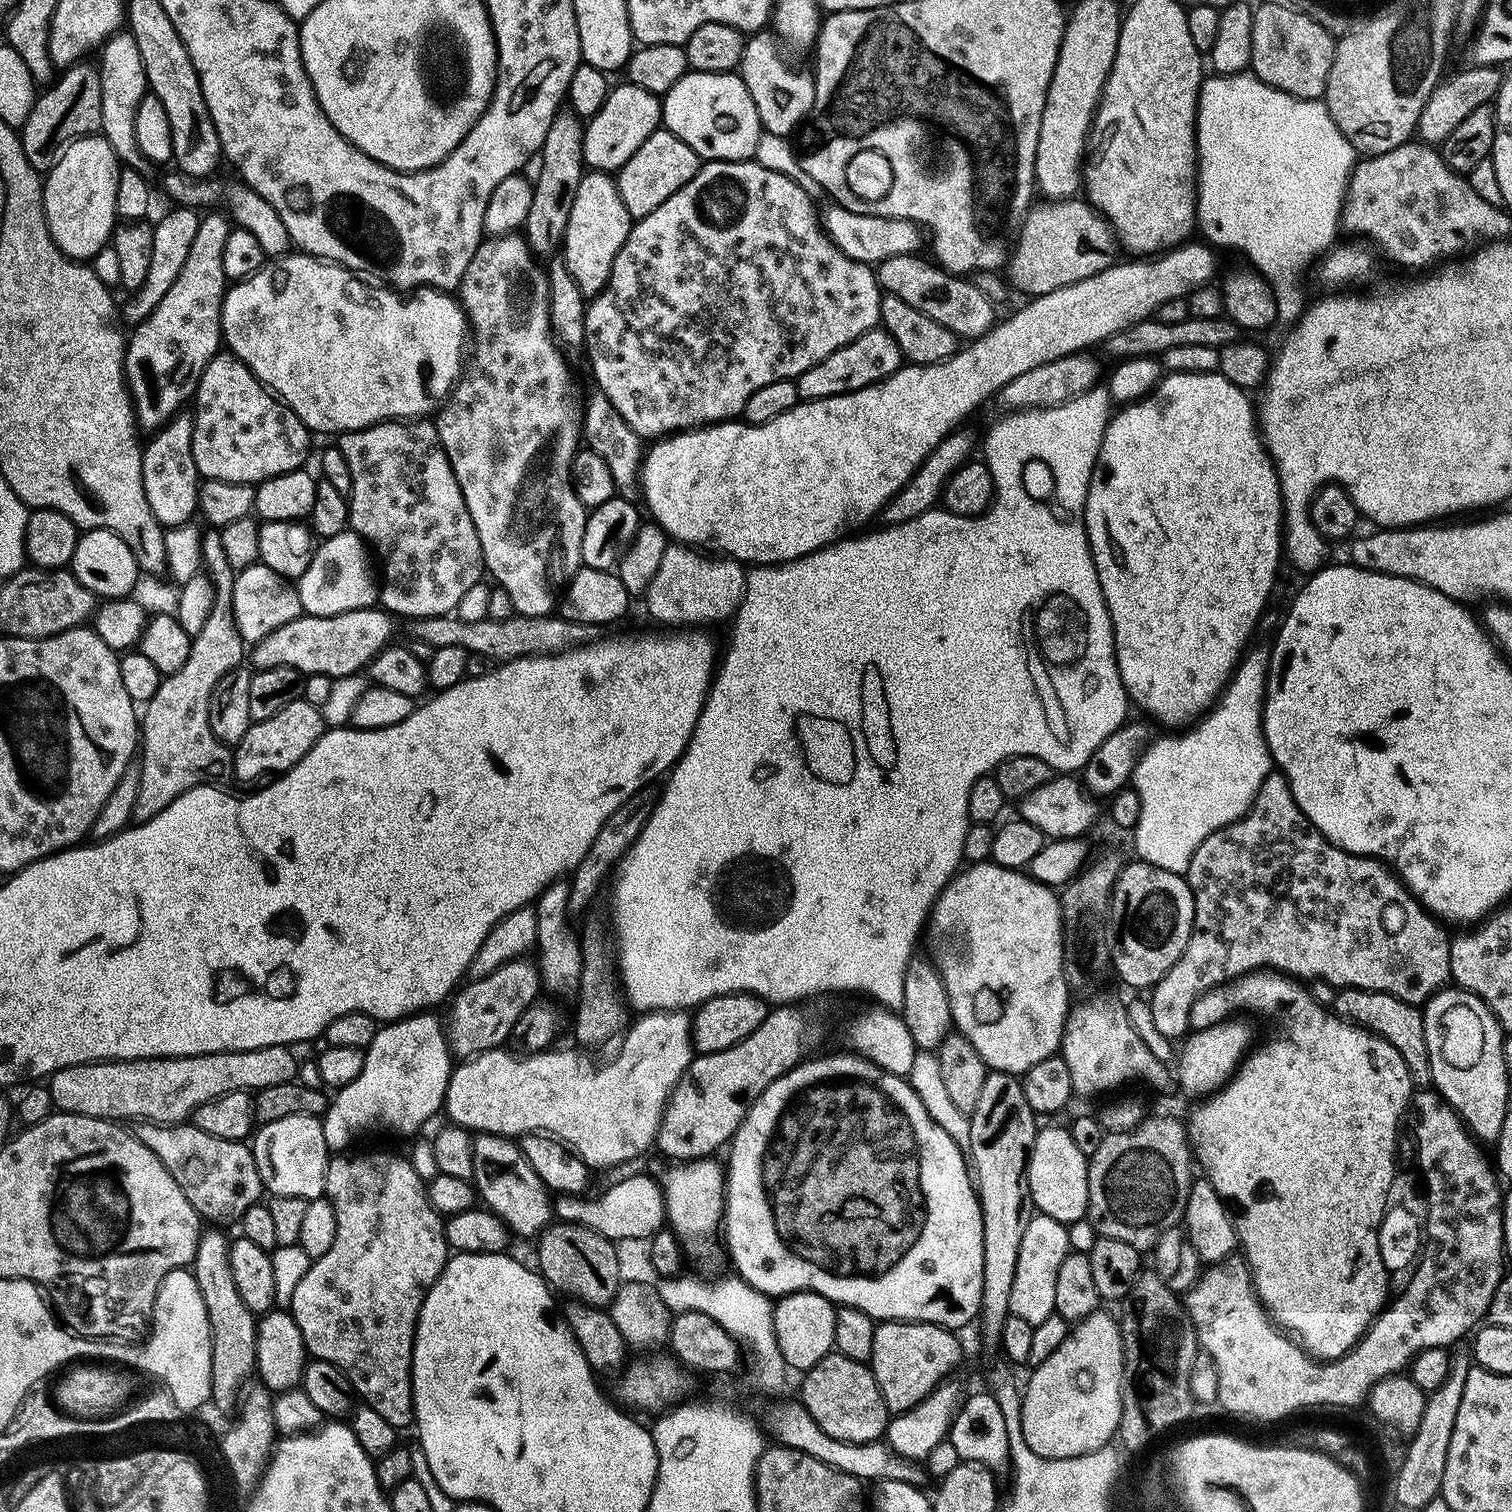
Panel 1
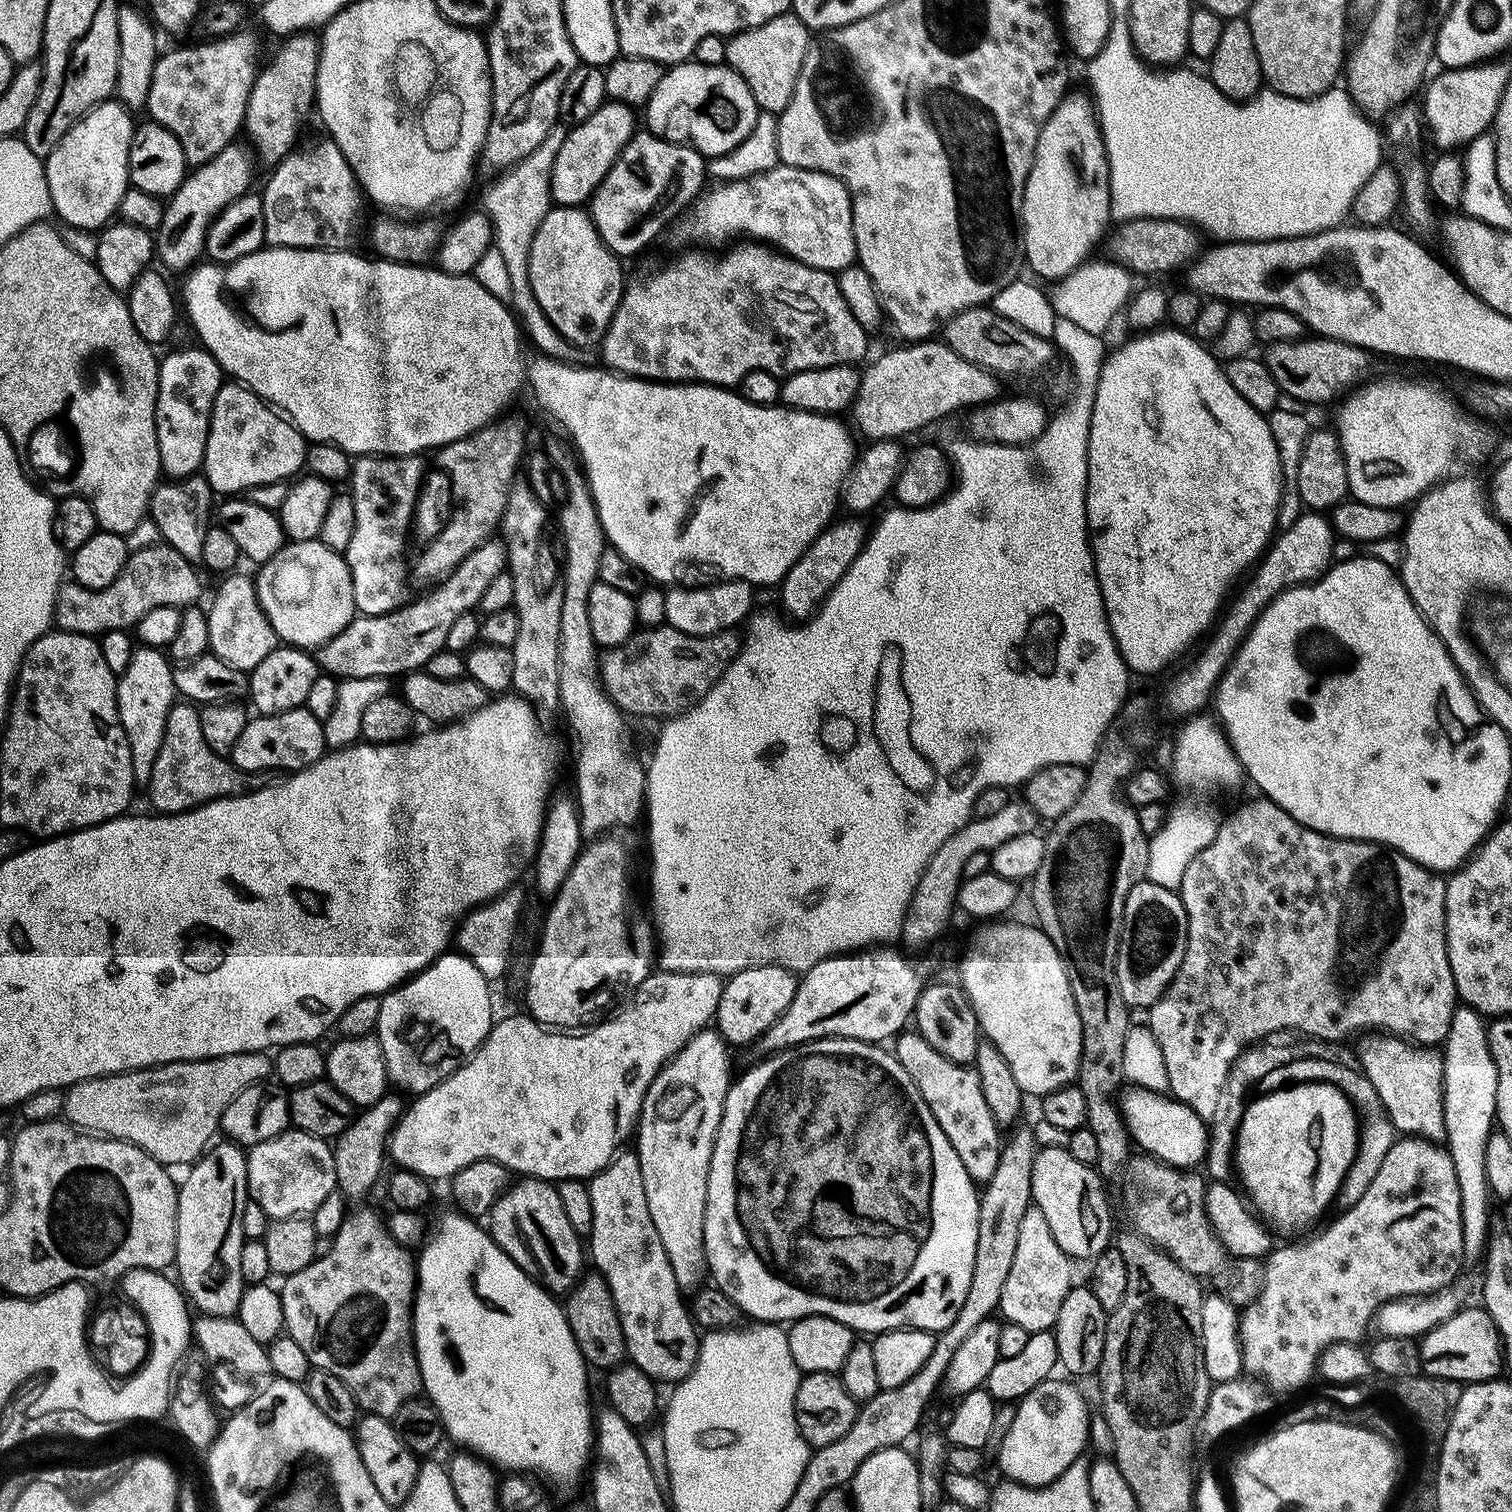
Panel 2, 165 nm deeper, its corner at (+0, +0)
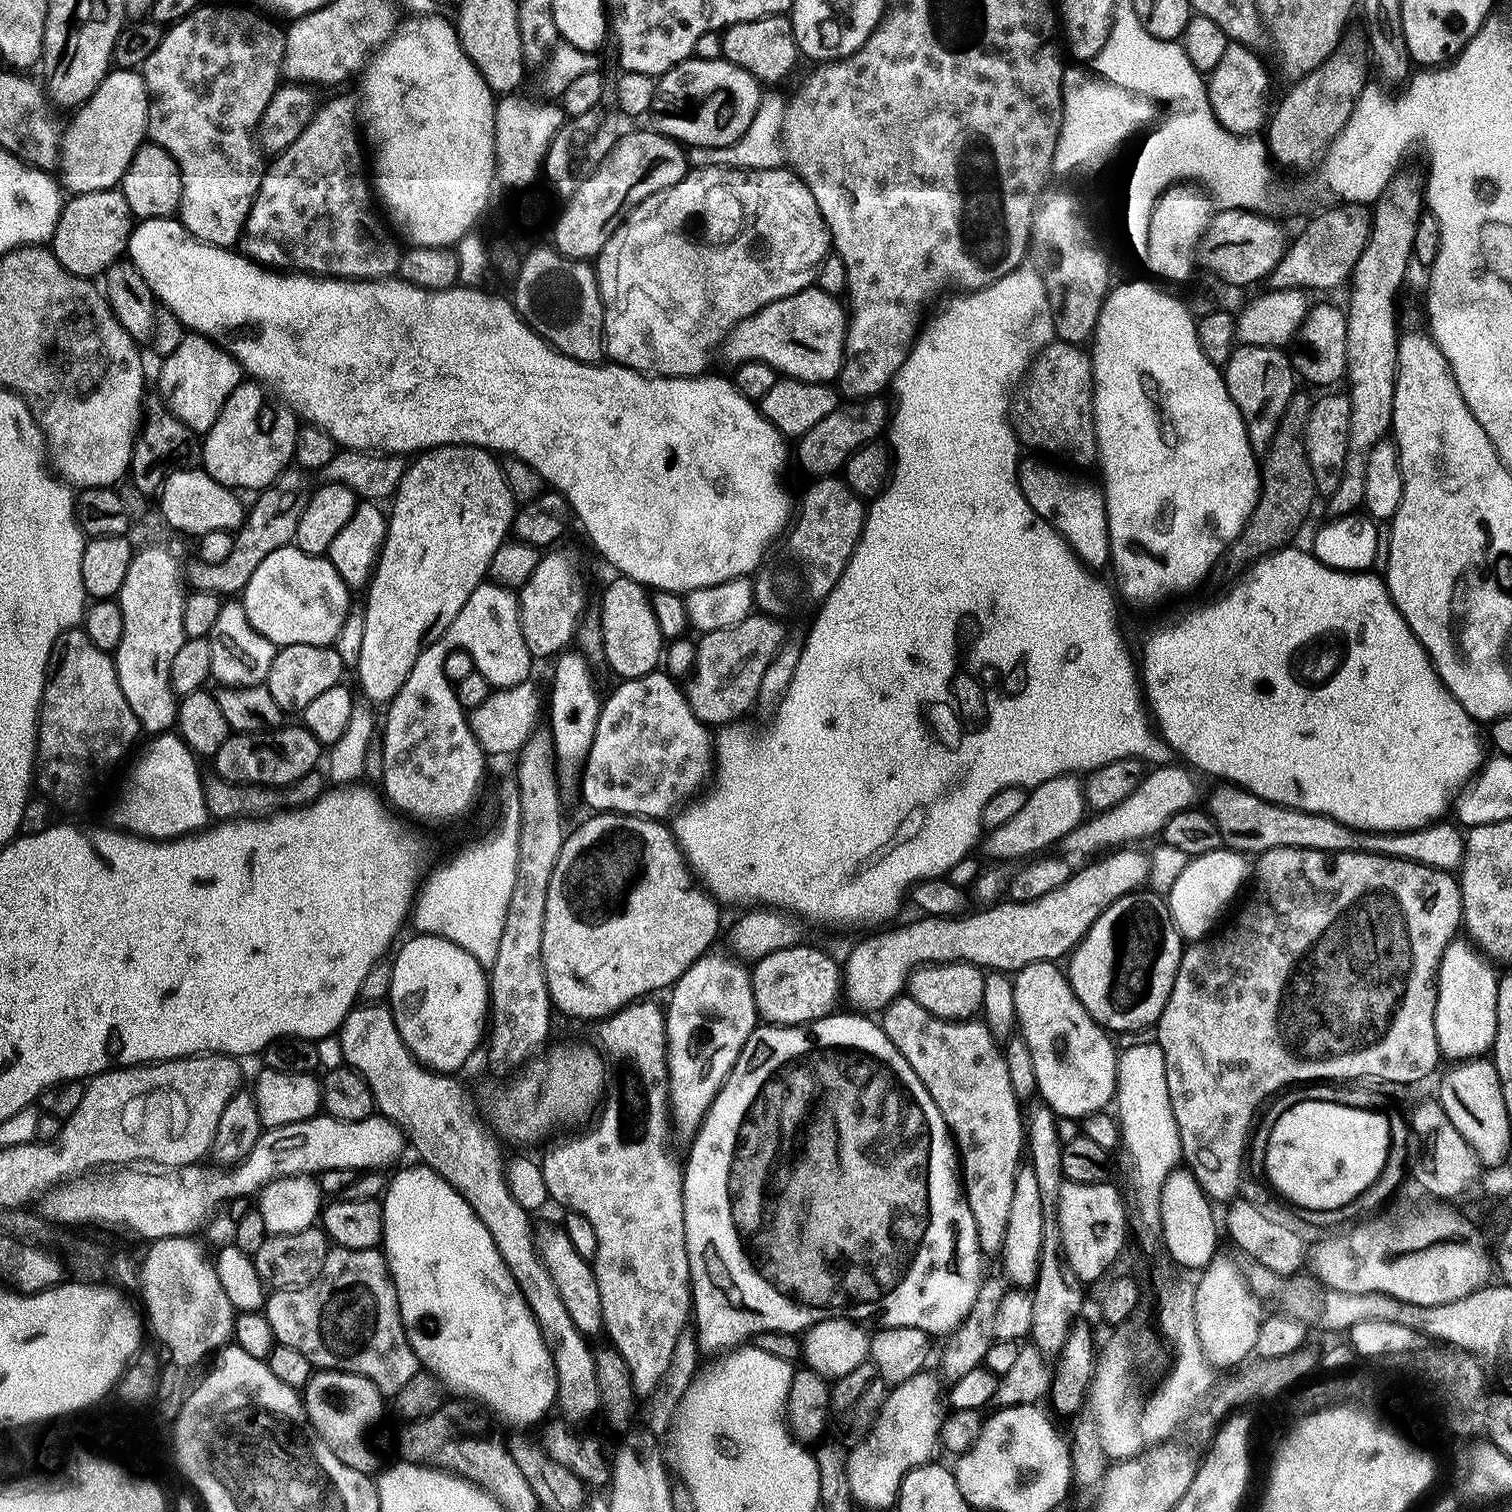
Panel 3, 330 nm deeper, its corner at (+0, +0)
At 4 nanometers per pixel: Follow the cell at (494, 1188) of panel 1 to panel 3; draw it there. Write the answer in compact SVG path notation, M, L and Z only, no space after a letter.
M540 1224L534 1228L536 1234L536 1249L546 1266L550 1270L550 1278L554 1278L554 1286L558 1286L558 1294L562 1294L562 1302L566 1310L570 1310L570 1318L574 1318L574 1326L589 1338L595 1338L604 1332L602 1318L602 1294L598 1294L598 1282L593 1265L574 1250L574 1242L566 1234L566 1230L559 1224Z

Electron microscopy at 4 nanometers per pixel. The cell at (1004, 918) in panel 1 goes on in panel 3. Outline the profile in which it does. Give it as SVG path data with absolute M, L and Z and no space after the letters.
M1050 960L1034 962L1015 973L1012 985L1018 1032L1030 1046L1039 1099L1057 1117L1083 1118L1105 1111L1116 1095L1118 1048L1113 1037L1078 1002L1065 969Z

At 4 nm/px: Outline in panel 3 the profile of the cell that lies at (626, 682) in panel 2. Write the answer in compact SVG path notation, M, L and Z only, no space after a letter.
M753 614L734 626L705 632L695 641L696 661L686 684L688 705L703 724L723 726L737 721L748 707L757 703L762 674L784 643L786 628L779 619Z

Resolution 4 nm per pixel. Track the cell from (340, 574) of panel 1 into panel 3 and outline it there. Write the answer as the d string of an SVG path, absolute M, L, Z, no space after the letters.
M295 546L266 554L250 582L246 582L242 603L246 618L262 638L277 646L331 645L349 614L350 590L324 556L311 556Z

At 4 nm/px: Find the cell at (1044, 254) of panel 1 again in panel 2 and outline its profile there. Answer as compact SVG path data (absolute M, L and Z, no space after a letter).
M1158 218L1126 220L1119 227L1116 233L1113 231L1107 237L1106 245L1108 244L1109 252L1107 255L1133 274L1141 272L1144 276L1152 276L1155 272L1172 272L1175 268L1184 270L1202 251L1201 233L1183 220L1159 220Z

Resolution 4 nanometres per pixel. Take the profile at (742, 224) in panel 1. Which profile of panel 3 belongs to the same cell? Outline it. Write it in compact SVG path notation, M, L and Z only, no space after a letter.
M815 286L803 288L735 324L724 338L722 356L724 352L732 366L766 362L781 377L827 384L835 381L842 370L848 318L845 305L837 297Z

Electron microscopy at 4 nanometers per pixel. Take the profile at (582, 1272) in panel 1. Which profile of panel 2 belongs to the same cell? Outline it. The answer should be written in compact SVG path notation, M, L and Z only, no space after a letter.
M590 1272L581 1275L576 1287L567 1293L562 1307L564 1313L568 1315L570 1330L578 1342L578 1350L593 1369L611 1370L625 1363L624 1335L618 1322L618 1310L614 1306L610 1286L606 1286L600 1273Z

